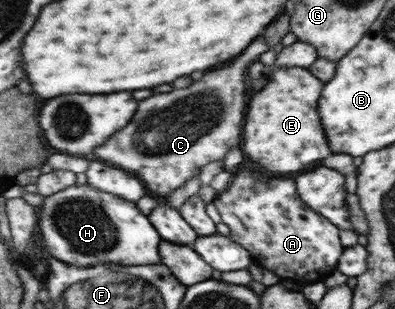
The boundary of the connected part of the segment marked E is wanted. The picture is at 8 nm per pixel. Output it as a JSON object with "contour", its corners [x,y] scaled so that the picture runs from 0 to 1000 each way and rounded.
{"contour":[[[777,220],[696,223],[678,282],[633,327],[633,366],[623,372],[618,495],[633,521],[684,560],[749,560],[790,547],[800,540],[800,521],[830,508],[830,476],[800,372],[815,269]]]}

